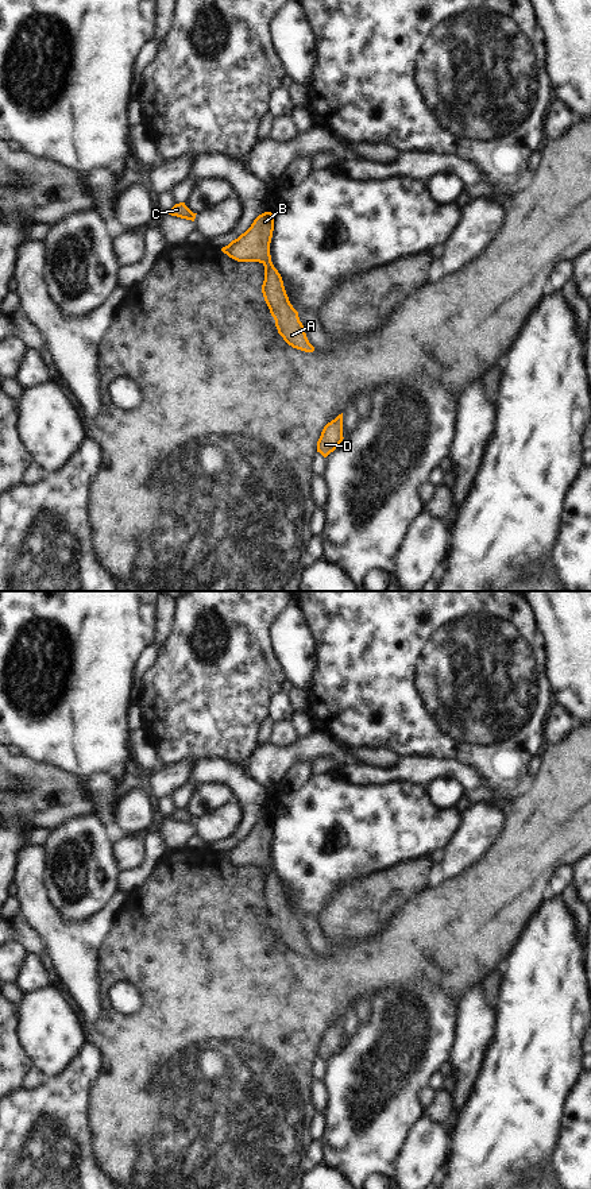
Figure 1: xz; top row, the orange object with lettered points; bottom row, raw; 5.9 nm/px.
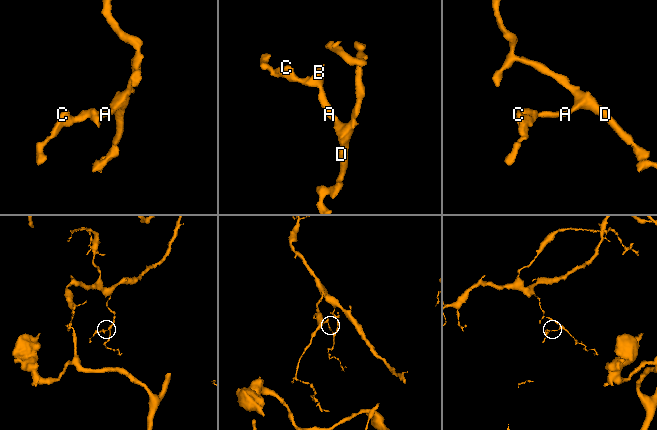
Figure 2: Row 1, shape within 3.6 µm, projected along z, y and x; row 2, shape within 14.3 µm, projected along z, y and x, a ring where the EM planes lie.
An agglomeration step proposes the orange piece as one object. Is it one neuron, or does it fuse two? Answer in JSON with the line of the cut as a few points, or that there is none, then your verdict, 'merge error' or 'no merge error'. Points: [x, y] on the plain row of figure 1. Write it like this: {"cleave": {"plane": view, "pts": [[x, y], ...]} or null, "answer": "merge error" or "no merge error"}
{"cleave": null, "answer": "no merge error"}

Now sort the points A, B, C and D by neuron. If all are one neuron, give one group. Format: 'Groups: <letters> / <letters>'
Groups: A B C D

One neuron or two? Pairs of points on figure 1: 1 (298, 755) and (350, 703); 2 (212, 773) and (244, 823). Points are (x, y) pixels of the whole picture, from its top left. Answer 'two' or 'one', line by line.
1: two
2: one

